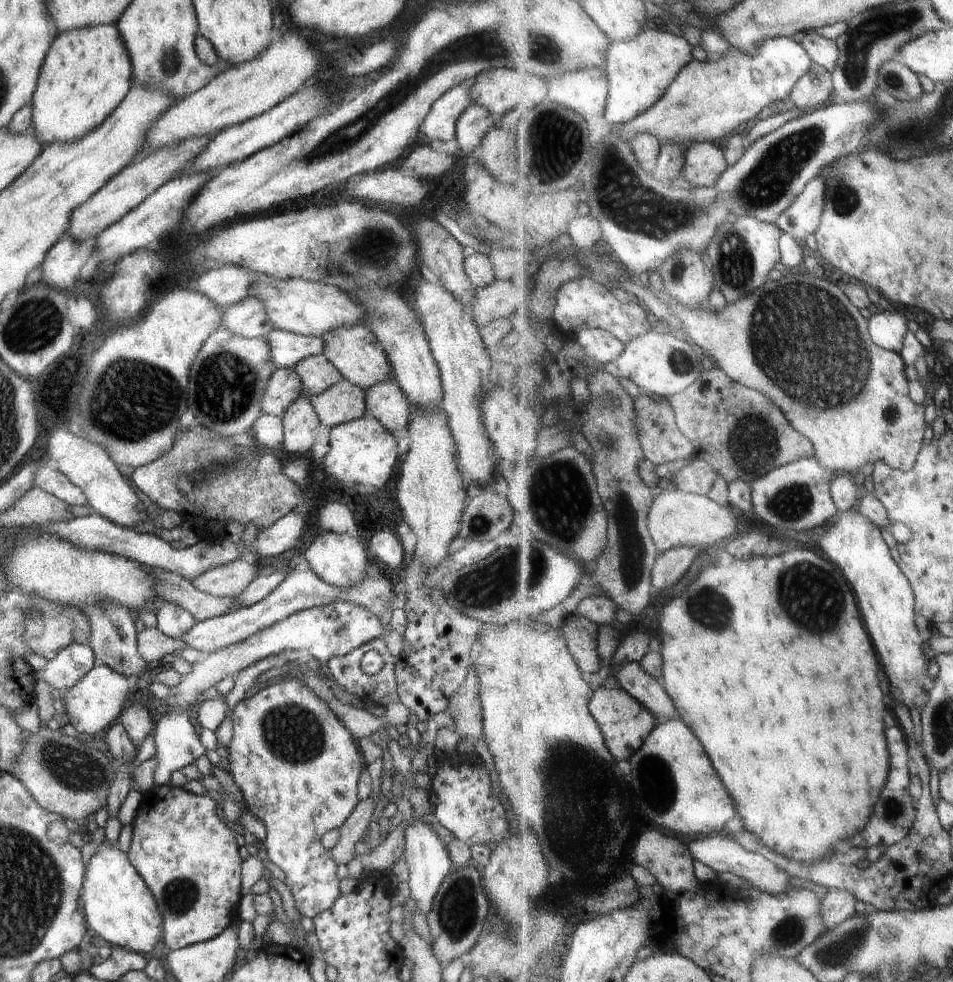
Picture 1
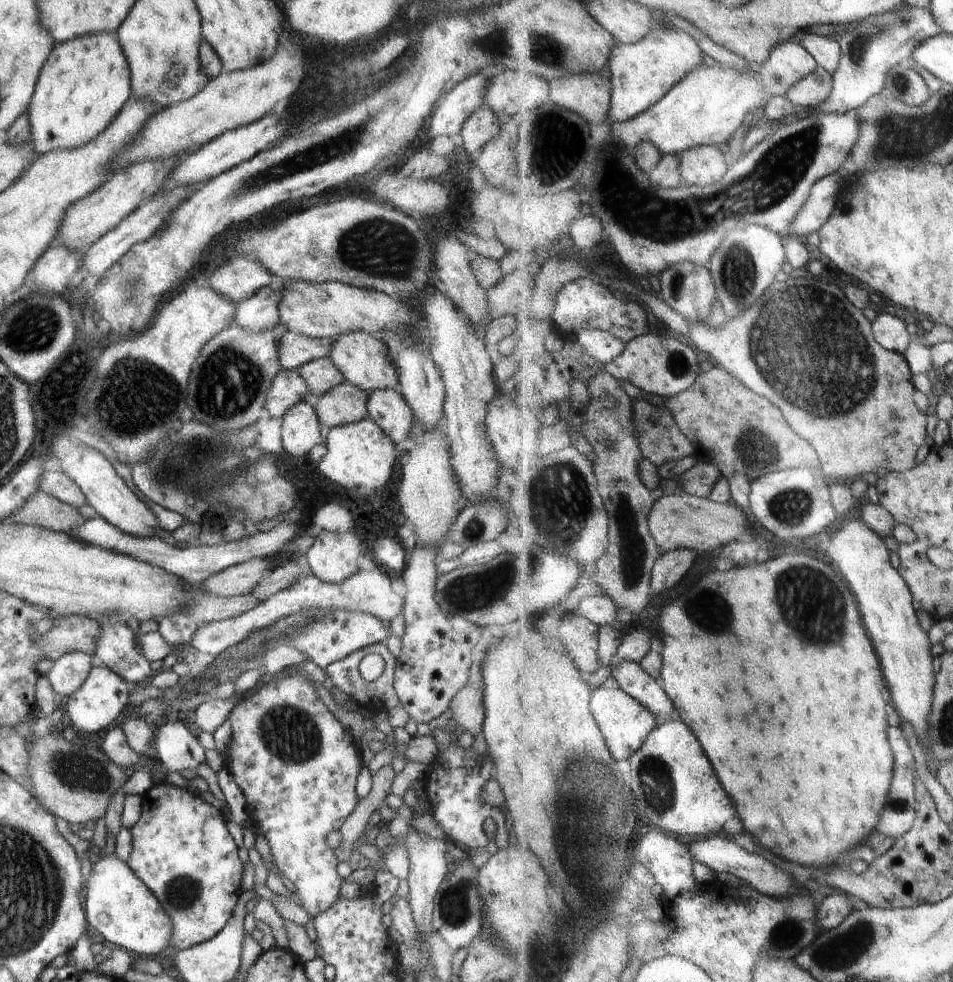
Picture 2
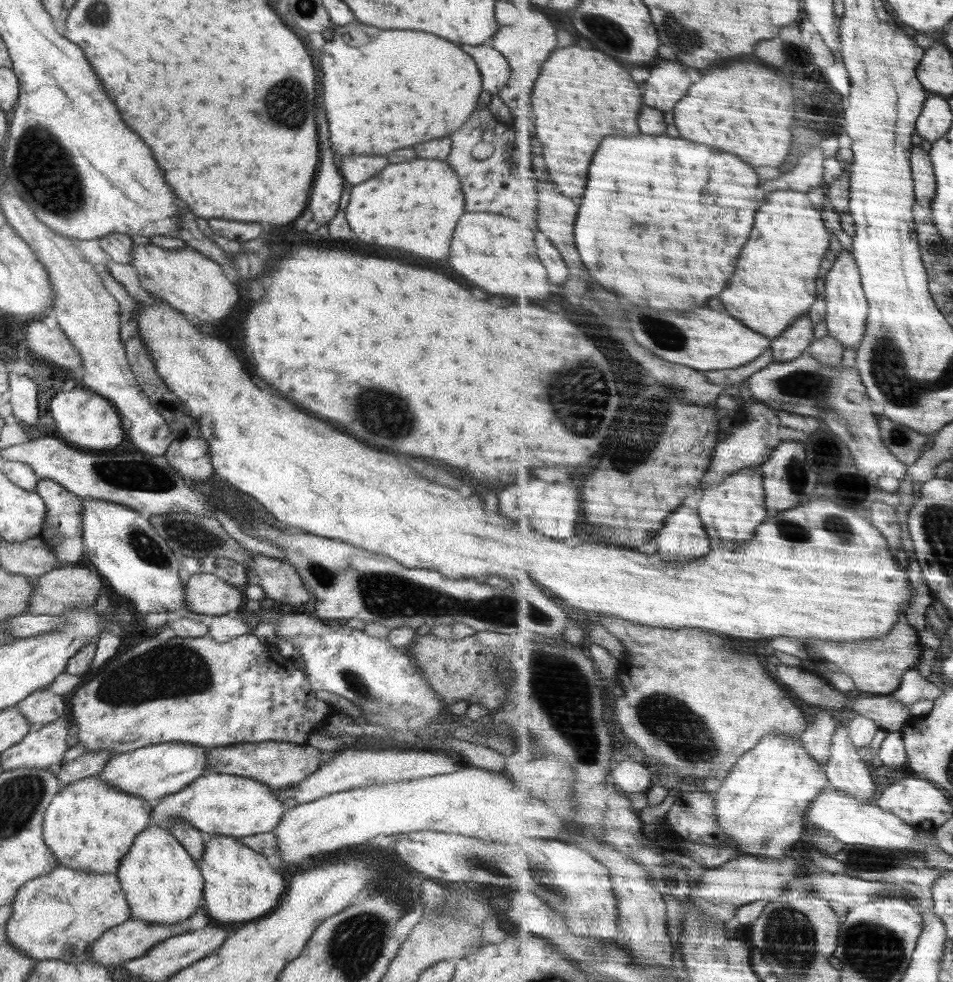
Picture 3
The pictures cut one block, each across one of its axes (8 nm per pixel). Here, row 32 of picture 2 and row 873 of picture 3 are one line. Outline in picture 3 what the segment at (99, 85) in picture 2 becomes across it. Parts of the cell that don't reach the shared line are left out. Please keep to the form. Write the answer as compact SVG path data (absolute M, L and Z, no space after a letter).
M99 775L81 778L62 786L51 800L43 821L43 839L58 864L98 874L116 874L120 861L132 846L136 835L152 822L152 807L146 798L132 796L104 782Z

